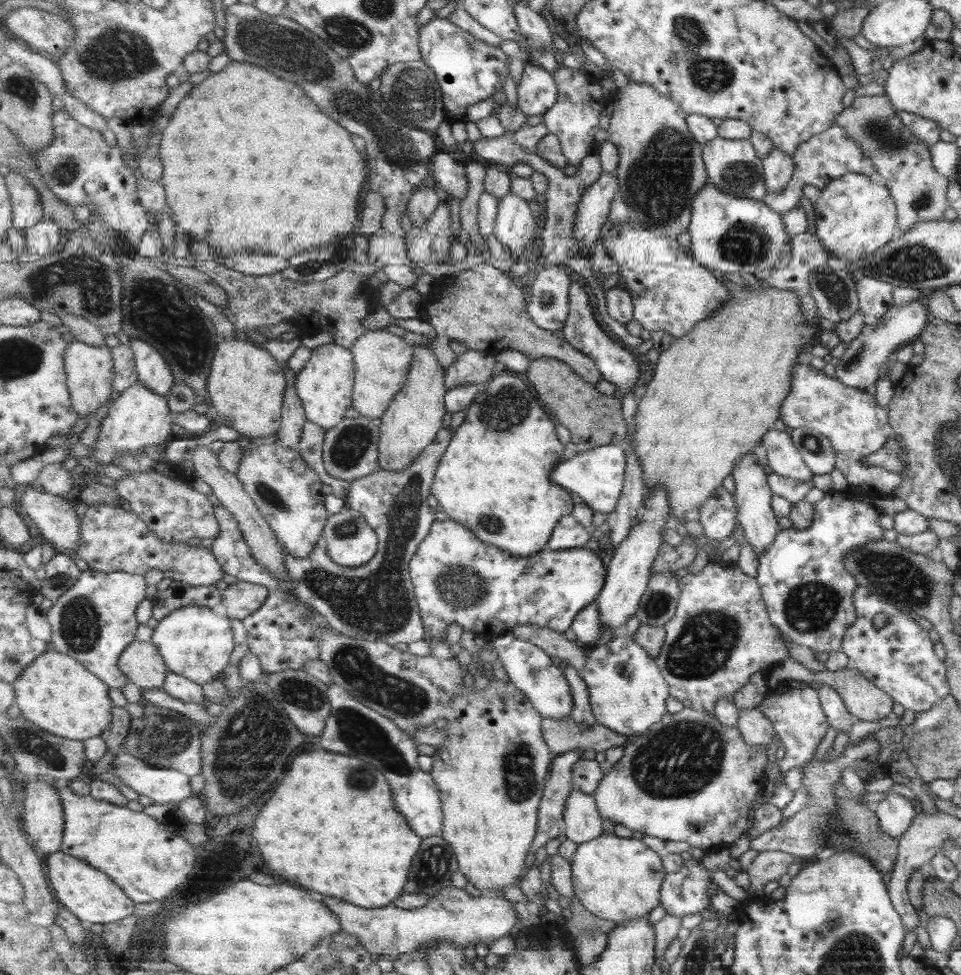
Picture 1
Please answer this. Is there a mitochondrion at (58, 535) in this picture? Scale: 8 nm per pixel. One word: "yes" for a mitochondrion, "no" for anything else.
no

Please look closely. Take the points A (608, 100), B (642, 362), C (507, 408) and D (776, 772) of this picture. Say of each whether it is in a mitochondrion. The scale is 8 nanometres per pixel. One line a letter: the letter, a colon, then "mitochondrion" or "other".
A: other
B: other
C: mitochondrion
D: other

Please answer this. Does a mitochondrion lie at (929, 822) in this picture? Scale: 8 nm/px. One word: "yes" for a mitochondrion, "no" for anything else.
no

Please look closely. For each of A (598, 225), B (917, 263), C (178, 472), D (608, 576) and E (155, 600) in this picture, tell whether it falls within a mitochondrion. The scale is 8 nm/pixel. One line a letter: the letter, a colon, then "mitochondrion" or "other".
A: other
B: mitochondrion
C: other
D: other
E: other

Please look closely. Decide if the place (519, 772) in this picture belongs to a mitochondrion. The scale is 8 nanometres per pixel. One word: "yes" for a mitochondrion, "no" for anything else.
yes

